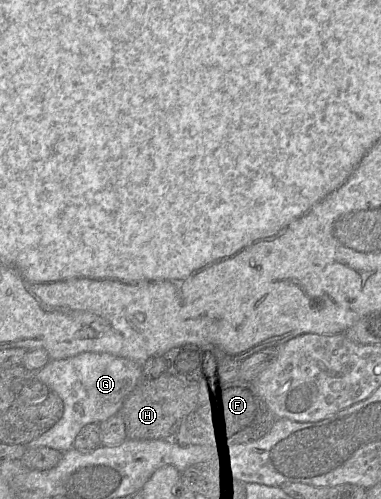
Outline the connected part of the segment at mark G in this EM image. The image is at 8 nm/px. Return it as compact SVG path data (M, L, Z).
M84 352L65 359L49 359L36 378L63 401L63 415L49 430L26 444L50 447L60 452L73 448L79 431L89 423L101 423L117 414L123 401L143 379L143 366L109 353Z

